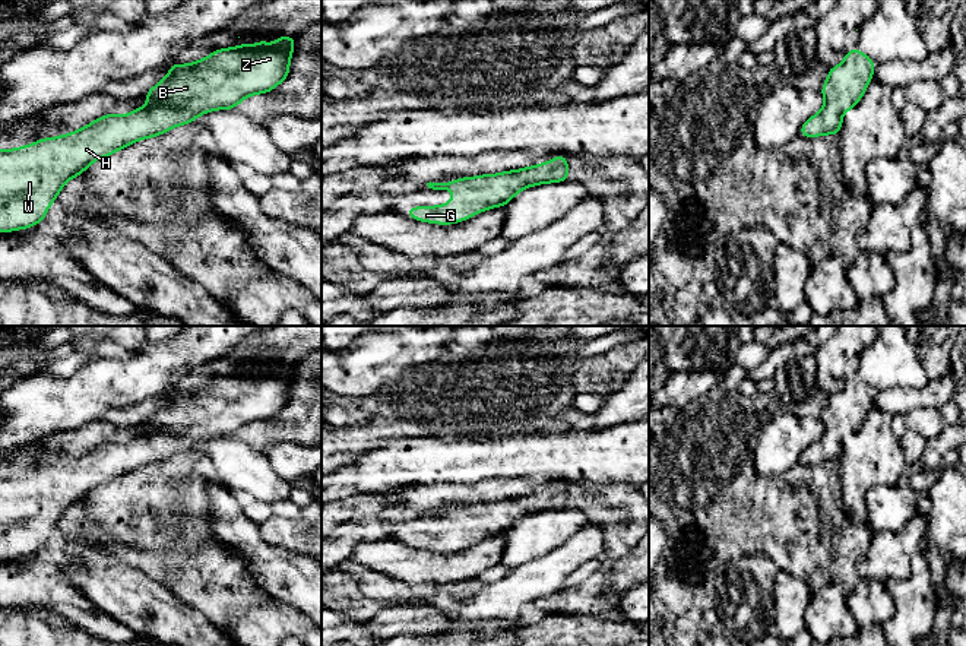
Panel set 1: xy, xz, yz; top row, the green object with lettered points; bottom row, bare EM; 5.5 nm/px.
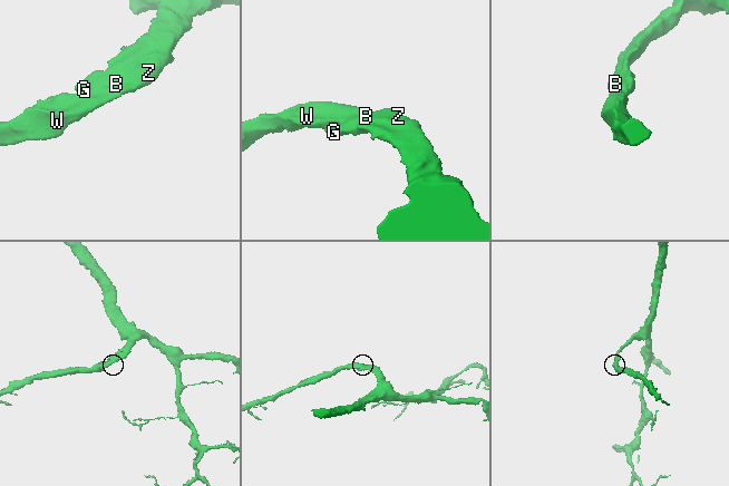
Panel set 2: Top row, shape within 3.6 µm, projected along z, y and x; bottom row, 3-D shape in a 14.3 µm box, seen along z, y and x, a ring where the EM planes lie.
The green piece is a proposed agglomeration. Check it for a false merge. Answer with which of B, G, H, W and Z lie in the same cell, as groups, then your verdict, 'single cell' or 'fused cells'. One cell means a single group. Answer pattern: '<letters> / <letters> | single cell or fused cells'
B G H W Z | single cell

